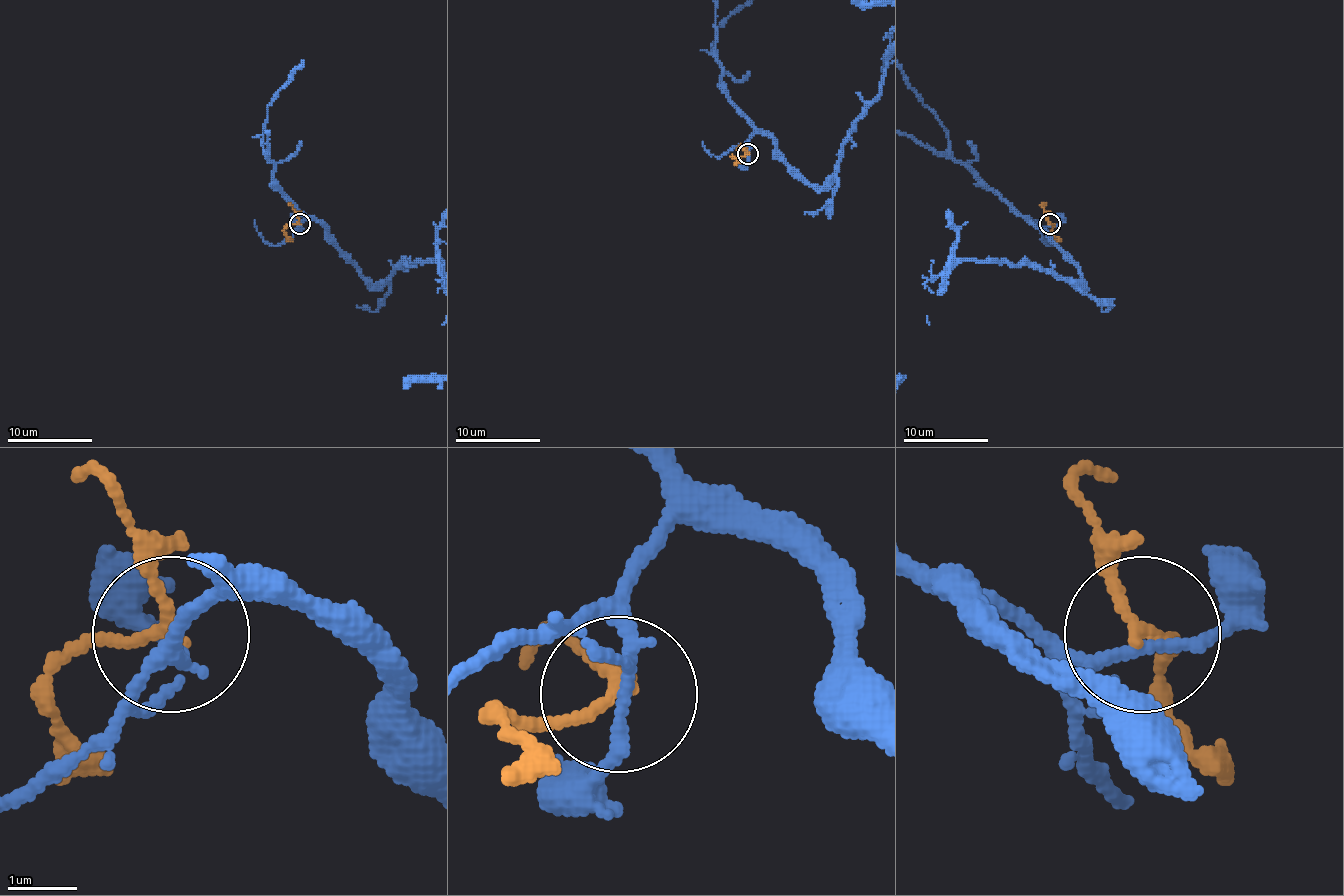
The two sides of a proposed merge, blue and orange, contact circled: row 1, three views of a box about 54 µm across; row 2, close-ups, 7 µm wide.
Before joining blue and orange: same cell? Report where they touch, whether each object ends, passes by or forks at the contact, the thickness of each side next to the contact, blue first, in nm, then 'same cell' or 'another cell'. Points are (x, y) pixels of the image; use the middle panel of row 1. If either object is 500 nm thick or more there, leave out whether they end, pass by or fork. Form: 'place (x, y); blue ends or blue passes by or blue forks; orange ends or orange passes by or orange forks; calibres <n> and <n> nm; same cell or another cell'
place (748, 154); blue passes by; orange passes by; calibres 160 and 150 nm; another cell

